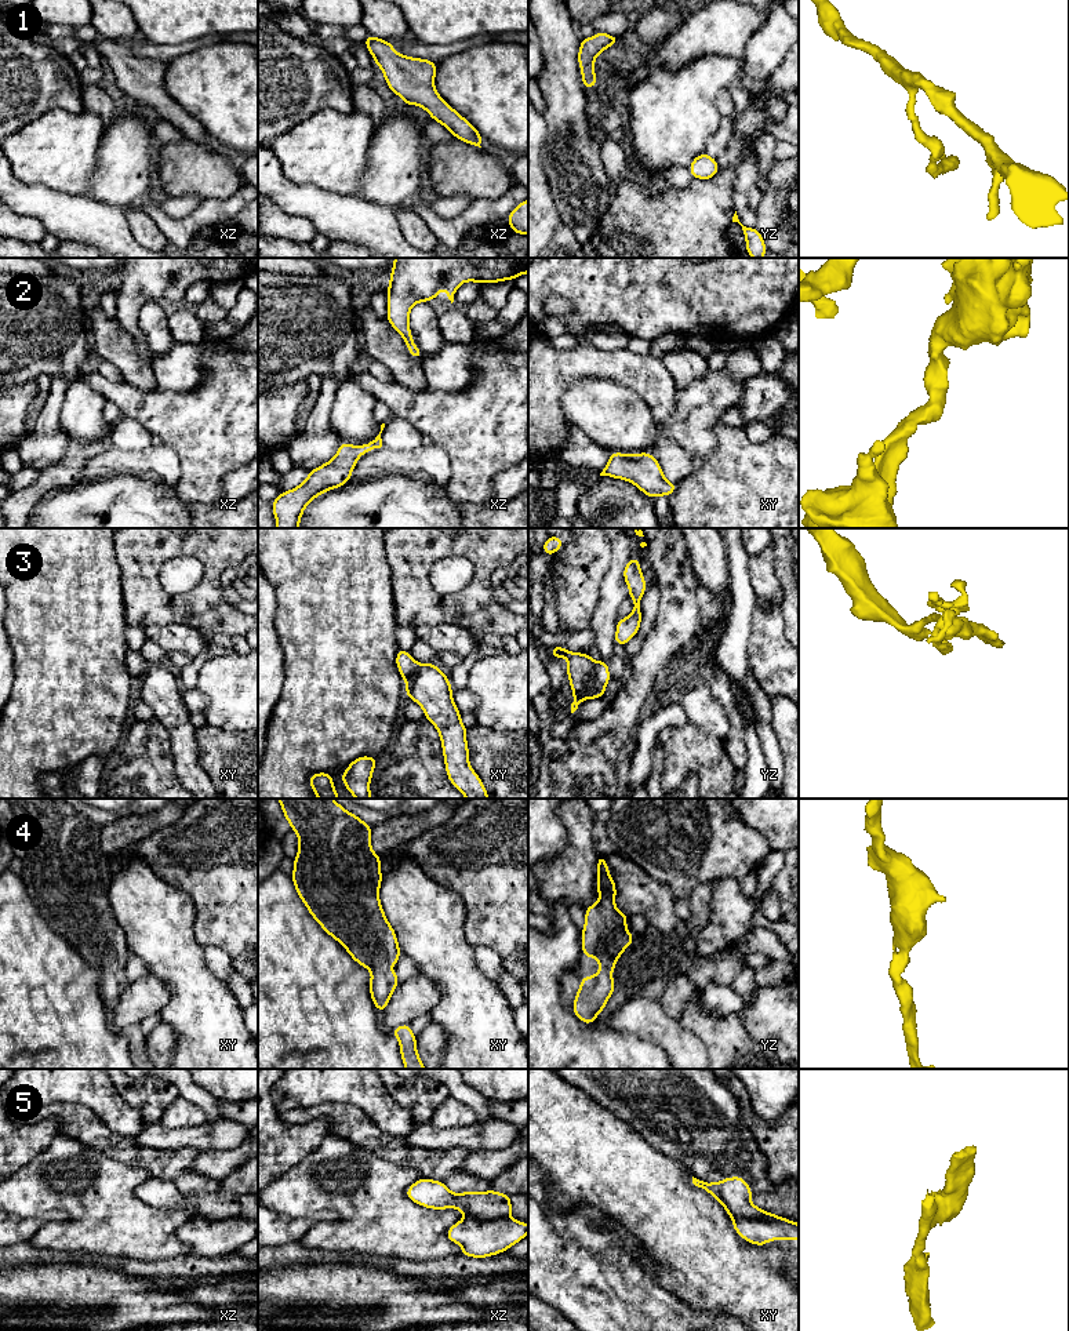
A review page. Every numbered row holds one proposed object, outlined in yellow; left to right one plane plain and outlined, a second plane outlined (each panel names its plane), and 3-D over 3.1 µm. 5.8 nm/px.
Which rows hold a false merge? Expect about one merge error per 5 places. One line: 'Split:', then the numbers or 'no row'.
Split: 3, 5

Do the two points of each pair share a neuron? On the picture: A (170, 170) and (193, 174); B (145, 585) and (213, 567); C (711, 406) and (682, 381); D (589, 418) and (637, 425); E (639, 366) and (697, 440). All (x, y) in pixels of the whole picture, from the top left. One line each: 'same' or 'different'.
A: same
B: same
C: different
D: same
E: different

